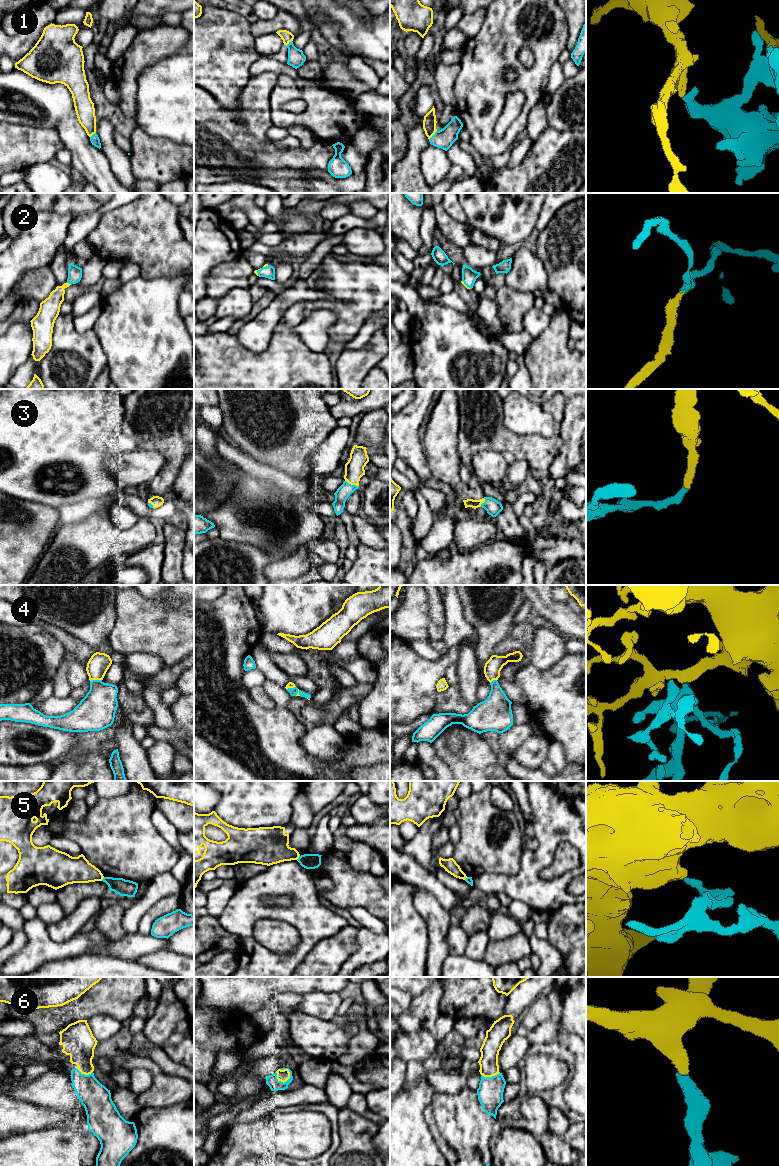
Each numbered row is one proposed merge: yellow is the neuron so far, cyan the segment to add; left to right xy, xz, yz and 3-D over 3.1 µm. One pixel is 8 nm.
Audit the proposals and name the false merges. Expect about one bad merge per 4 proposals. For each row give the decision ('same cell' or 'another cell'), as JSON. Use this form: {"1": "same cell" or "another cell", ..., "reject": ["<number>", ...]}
{"1": "same cell", "2": "same cell", "3": "same cell", "4": "same cell", "5": "another cell", "6": "same cell", "reject": ["5"]}

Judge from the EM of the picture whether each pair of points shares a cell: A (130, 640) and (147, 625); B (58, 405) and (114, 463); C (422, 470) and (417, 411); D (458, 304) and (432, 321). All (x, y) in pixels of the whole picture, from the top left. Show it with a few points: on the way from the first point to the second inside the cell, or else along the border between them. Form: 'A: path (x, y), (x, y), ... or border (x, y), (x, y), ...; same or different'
A: path (134, 636), (143, 627); same
B: border (106, 458), (106, 468), (116, 480); different
C: path (413, 455), (411, 451), (411, 426); same
D: border (429, 302), (449, 305), (465, 314); different

